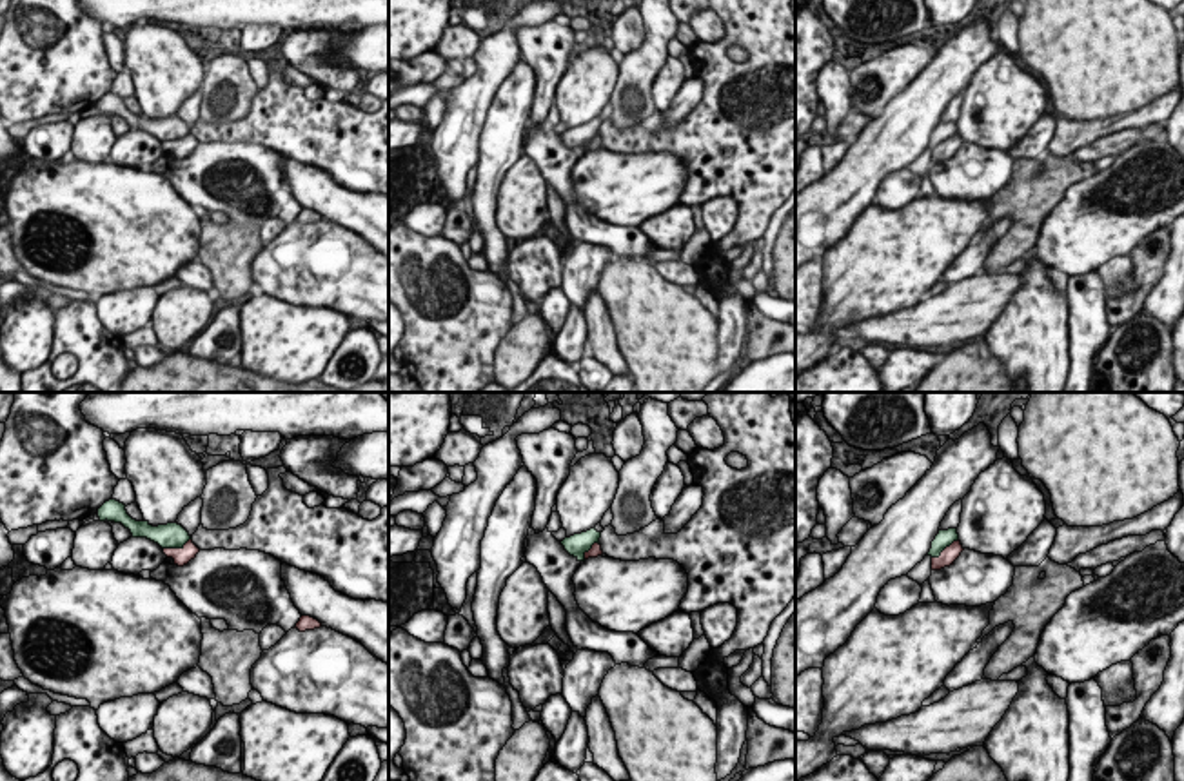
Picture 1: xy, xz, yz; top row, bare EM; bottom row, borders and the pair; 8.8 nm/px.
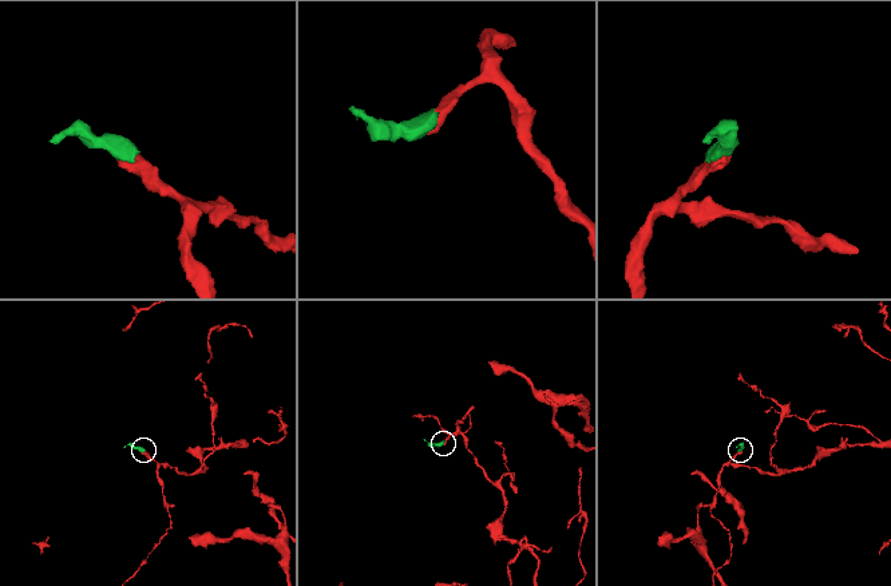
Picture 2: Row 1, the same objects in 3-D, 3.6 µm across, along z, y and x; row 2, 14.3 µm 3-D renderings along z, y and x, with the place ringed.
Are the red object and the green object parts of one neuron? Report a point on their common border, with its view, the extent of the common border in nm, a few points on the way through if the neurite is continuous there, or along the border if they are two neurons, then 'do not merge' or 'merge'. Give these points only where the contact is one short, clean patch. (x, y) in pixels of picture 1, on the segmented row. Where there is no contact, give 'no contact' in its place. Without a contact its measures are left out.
meets red in xy at (177, 549); contact 280 nm long; border along xy (191, 538), (180, 547), (164, 549); do not merge

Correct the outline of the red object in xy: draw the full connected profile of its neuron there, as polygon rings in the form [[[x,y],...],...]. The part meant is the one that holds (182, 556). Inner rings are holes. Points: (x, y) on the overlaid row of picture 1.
[[[189,539],[182,549],[163,549],[163,554],[167,558],[173,558],[174,565],[178,567],[187,565],[191,559],[196,558],[198,552],[200,549],[192,543],[192,539]]]

